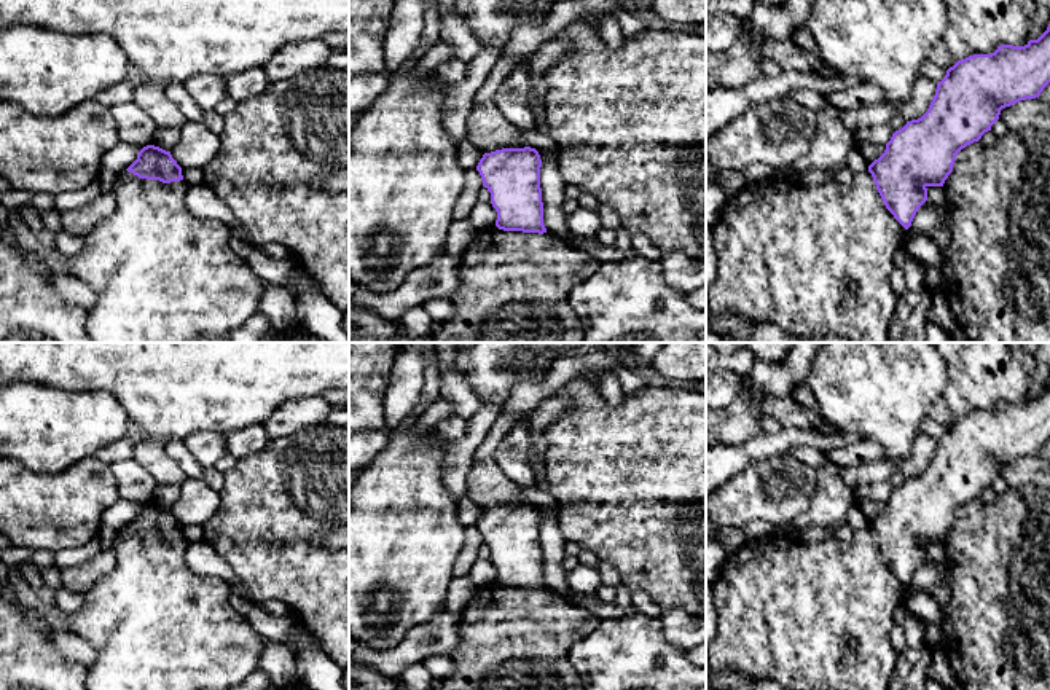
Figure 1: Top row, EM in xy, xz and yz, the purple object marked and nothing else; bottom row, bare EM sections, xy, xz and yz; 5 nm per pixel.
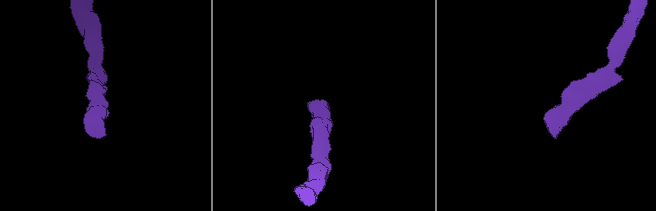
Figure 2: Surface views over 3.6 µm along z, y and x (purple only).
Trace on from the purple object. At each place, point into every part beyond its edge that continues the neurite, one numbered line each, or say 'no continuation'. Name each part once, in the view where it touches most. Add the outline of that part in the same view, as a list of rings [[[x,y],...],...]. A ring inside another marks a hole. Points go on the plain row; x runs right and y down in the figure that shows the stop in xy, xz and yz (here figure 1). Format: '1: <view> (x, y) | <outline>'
1: yz (818, 615) | [[[868,527],[854,529],[849,542],[832,537],[803,543],[779,534],[750,539],[727,555],[712,586],[717,634],[706,652],[707,669],[776,680],[786,690],[889,690],[899,658],[889,633],[894,612],[903,602],[905,585],[886,566]]]

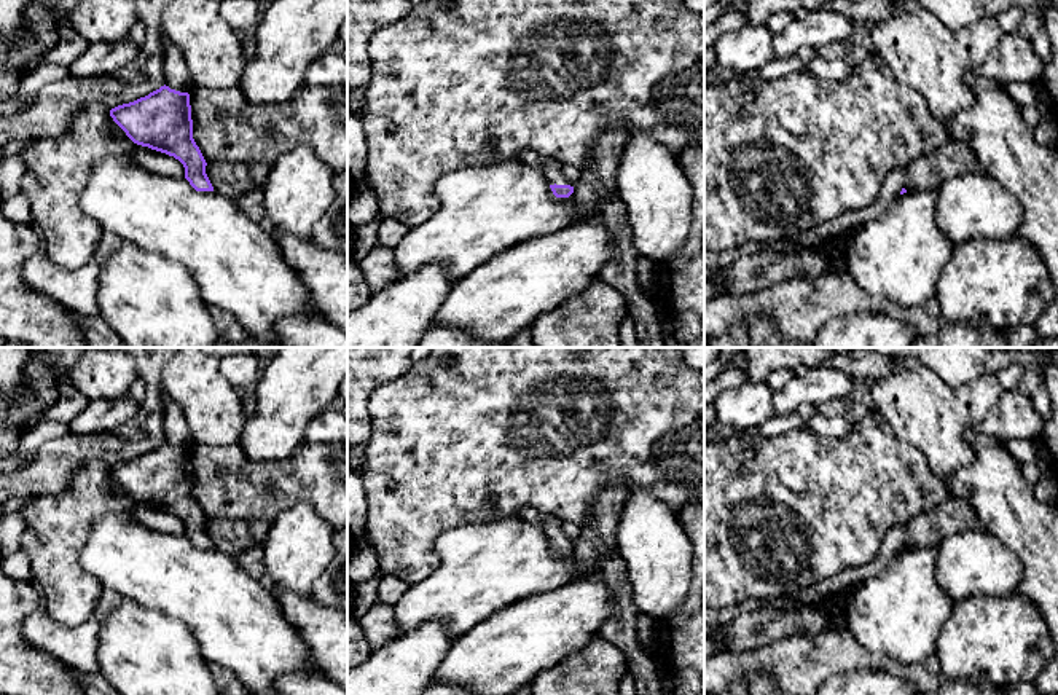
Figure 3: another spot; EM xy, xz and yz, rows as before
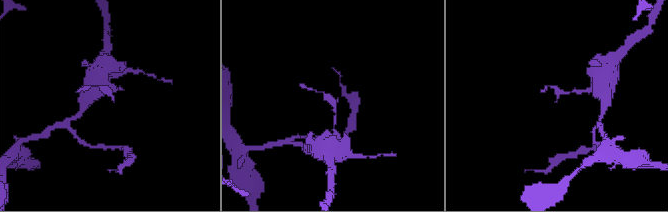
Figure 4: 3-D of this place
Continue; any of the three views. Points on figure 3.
1: xz (553, 526) | [[[542,515],[543,529],[550,542],[569,542],[562,532],[562,521],[551,515]]]

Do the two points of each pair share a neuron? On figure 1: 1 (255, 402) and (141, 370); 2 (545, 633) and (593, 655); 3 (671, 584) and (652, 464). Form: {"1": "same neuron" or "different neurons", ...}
{"1": "same neuron", "2": "different neurons", "3": "same neuron"}

